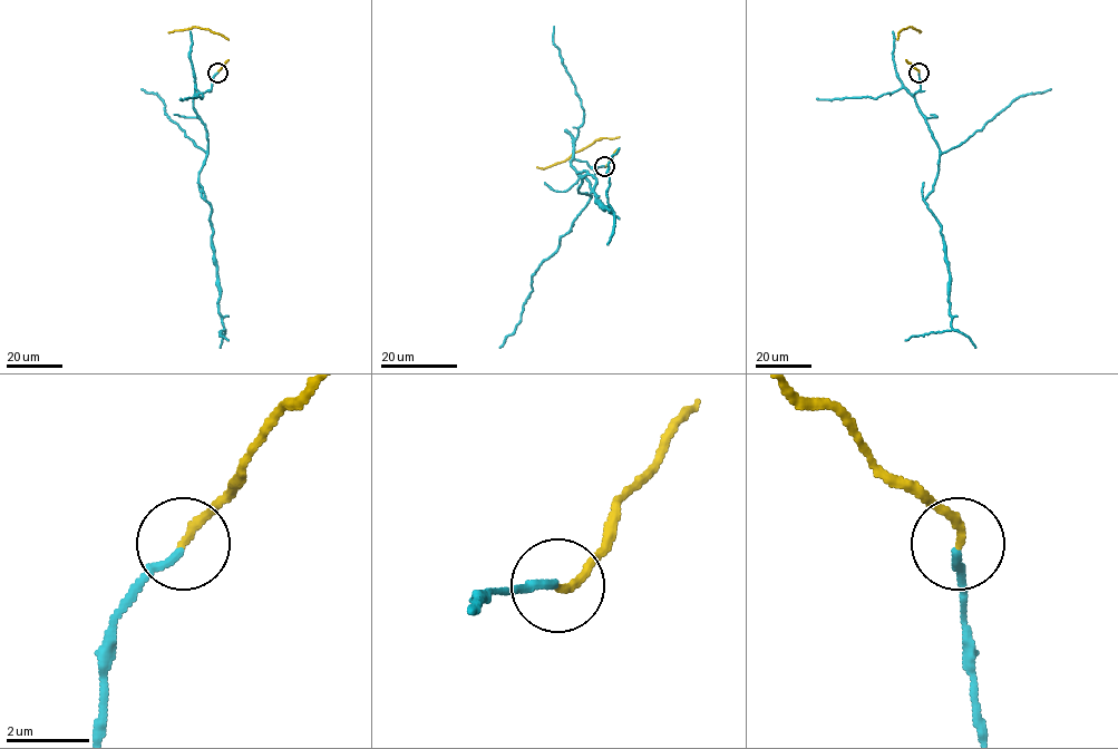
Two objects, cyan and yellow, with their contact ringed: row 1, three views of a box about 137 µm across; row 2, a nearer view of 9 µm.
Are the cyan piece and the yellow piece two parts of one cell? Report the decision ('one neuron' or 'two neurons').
one neuron

